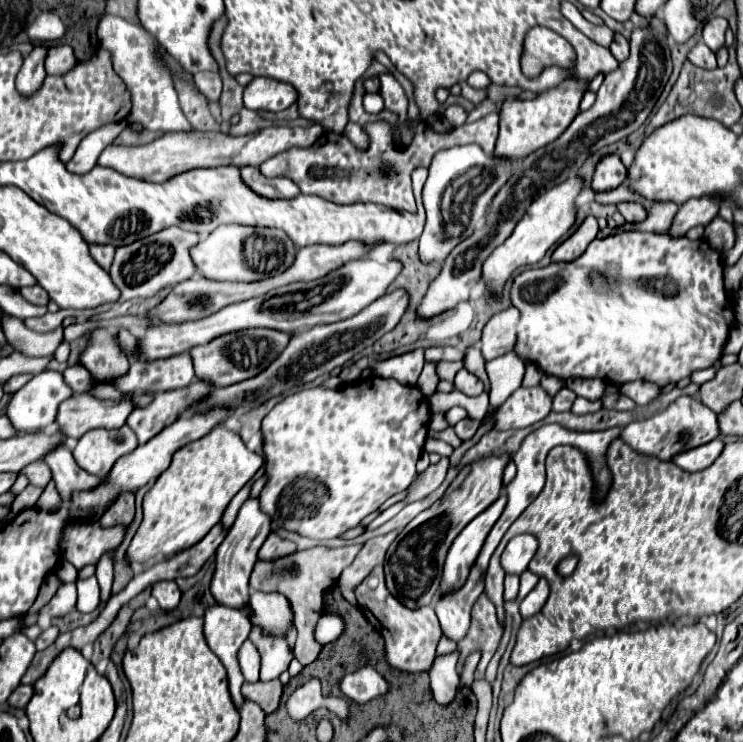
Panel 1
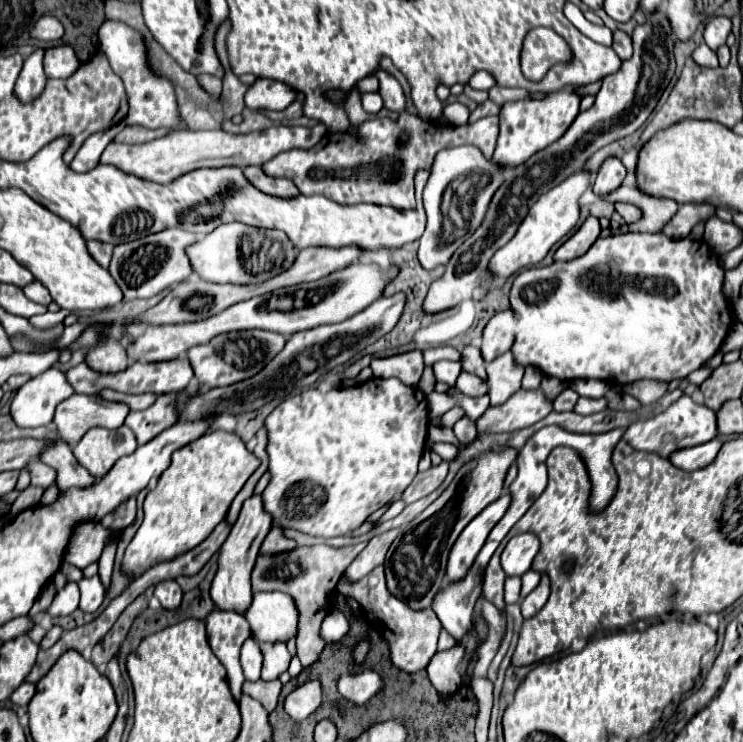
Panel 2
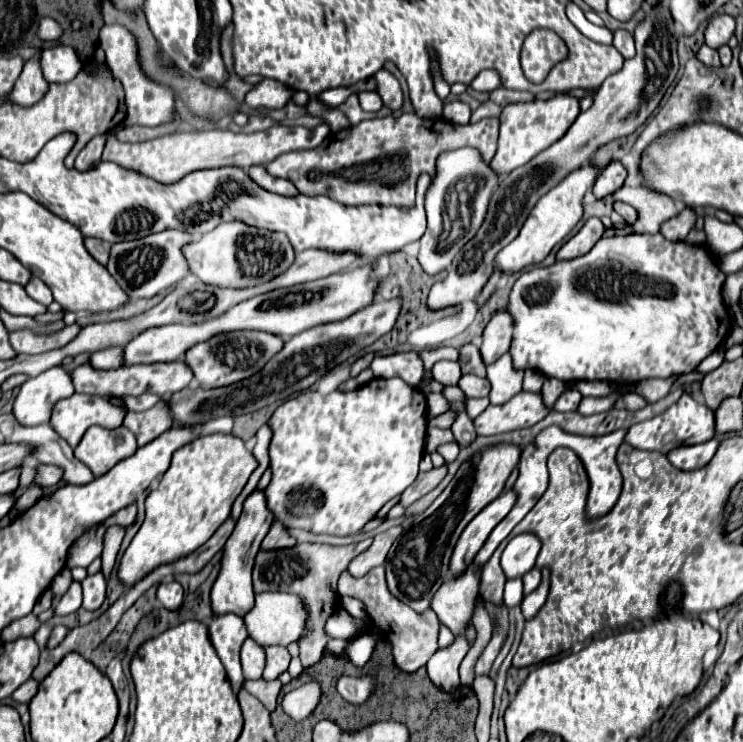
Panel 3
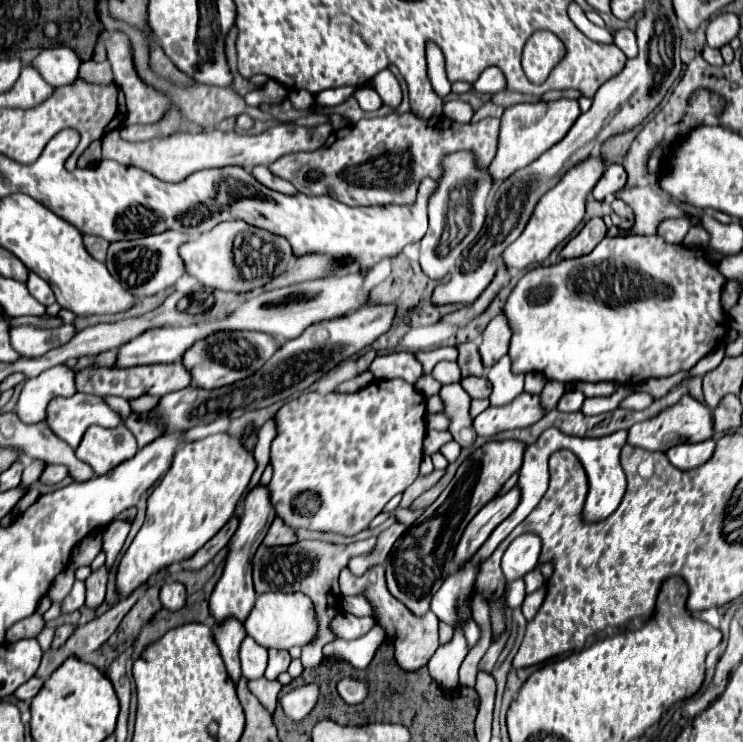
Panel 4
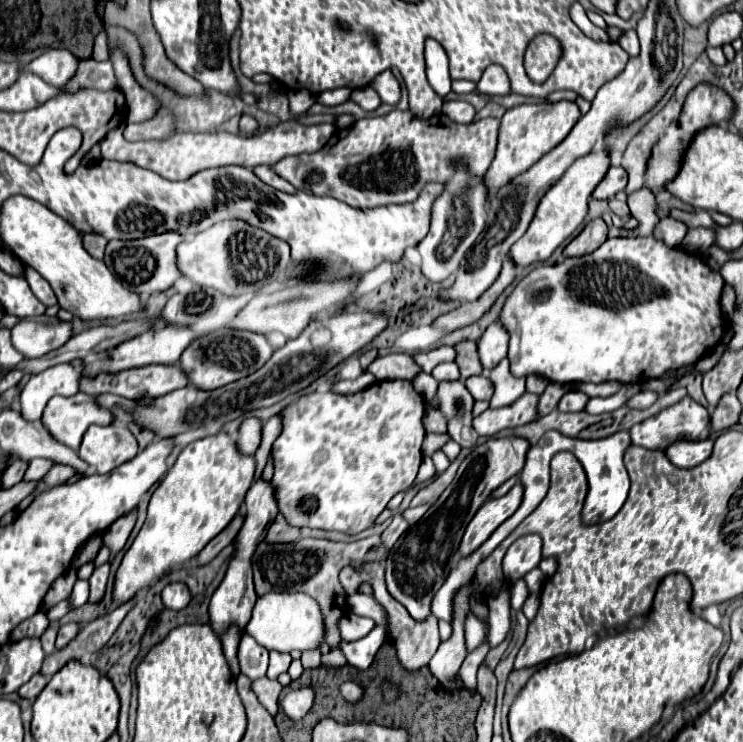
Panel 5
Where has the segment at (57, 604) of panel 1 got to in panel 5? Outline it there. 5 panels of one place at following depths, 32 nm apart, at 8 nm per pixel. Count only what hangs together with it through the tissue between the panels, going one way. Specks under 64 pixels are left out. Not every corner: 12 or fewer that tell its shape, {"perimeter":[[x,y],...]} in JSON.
{"perimeter":[[76,580],[68,598],[70,608],[80,608],[88,600],[88,582]]}

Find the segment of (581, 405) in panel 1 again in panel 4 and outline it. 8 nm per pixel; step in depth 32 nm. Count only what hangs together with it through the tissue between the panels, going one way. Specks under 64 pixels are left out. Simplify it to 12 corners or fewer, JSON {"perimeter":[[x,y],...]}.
{"perimeter":[[618,386],[608,398],[586,398],[580,412],[612,412],[620,400],[634,392],[632,386]]}

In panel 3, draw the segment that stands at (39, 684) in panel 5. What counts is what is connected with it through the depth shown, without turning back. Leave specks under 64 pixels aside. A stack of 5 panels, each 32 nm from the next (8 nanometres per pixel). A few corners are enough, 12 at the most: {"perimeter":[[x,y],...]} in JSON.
{"perimeter":[[28,680],[12,694],[14,702],[28,704],[38,682]]}

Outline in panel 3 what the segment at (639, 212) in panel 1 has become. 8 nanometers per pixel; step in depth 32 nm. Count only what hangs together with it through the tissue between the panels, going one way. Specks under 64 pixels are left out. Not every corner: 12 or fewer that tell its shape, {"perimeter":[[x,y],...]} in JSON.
{"perimeter":[[614,202],[614,210],[628,222],[636,222],[638,214],[630,204]]}

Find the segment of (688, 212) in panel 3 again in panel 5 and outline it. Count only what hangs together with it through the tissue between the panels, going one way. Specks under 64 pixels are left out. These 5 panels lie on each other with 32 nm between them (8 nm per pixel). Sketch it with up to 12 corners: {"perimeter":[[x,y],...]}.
{"perimeter":[[664,218],[654,228],[654,238],[680,246],[688,226]]}

